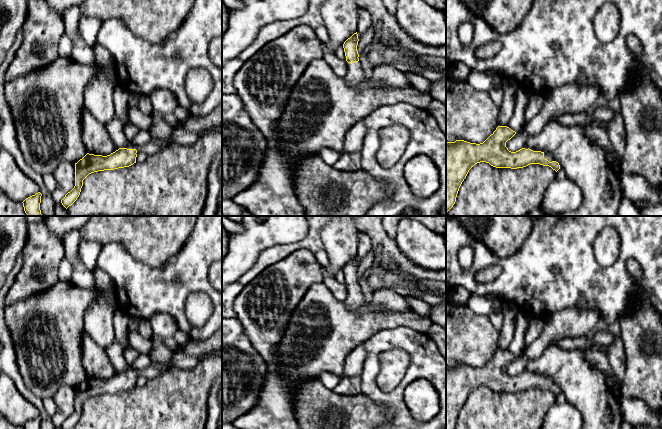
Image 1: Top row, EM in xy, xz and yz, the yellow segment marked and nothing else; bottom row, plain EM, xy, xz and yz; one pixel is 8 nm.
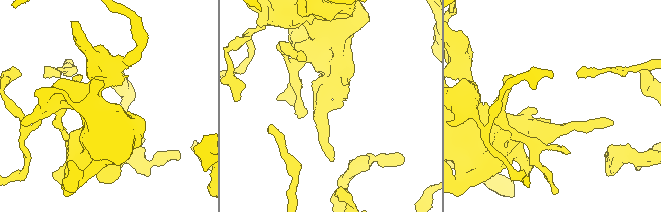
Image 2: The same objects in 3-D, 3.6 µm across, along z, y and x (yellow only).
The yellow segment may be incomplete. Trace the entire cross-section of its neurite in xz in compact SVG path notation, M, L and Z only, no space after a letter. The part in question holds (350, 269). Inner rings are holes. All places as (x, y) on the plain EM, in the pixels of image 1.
M356 256L343 268L346 285L348 286L347 298L344 302L348 309L357 309L364 303L364 295L358 282L358 265L358 258Z

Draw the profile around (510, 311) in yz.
M501 301L501 311L503 313L503 325L500 331L498 348L499 350L507 350L514 339L519 309L511 302Z

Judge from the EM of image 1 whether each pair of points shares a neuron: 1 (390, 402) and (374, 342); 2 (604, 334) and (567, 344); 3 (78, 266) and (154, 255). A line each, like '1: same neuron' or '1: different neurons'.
1: same neuron
2: same neuron
3: different neurons

